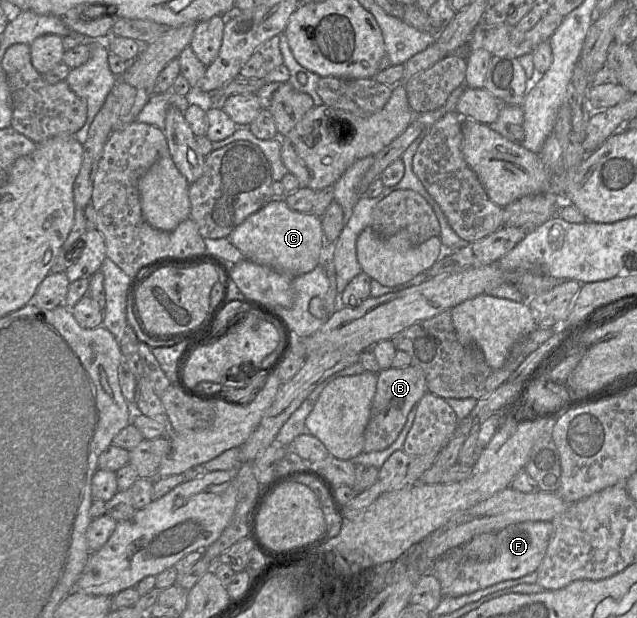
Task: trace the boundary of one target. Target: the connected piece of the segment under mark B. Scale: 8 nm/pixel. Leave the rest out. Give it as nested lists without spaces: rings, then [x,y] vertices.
[[[390,367],[377,375],[377,387],[372,401],[371,416],[364,433],[364,453],[390,447],[402,431],[412,407],[428,392],[424,372],[420,367]]]

